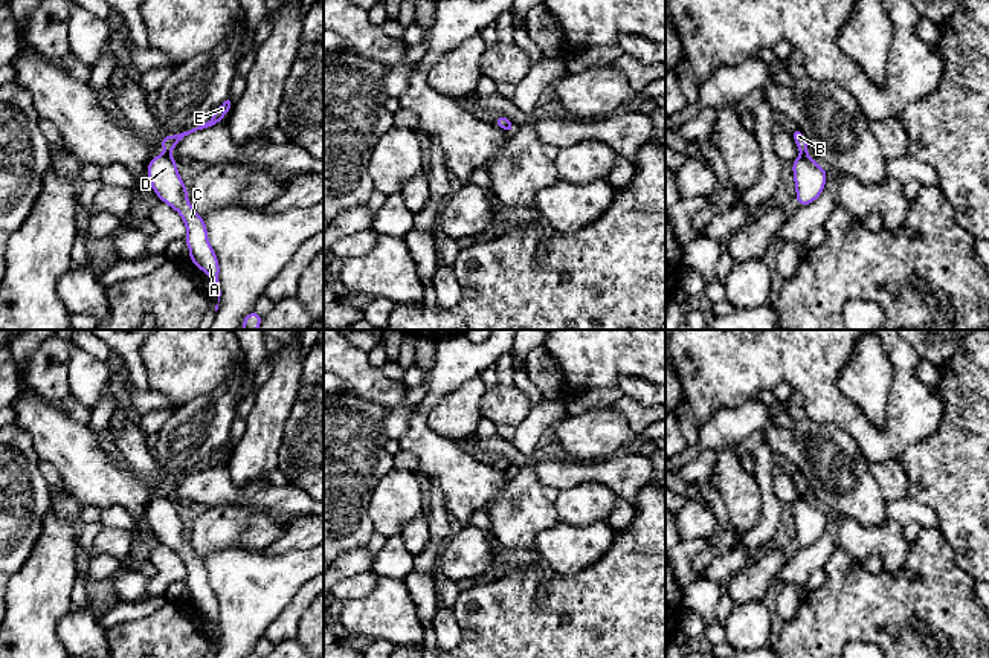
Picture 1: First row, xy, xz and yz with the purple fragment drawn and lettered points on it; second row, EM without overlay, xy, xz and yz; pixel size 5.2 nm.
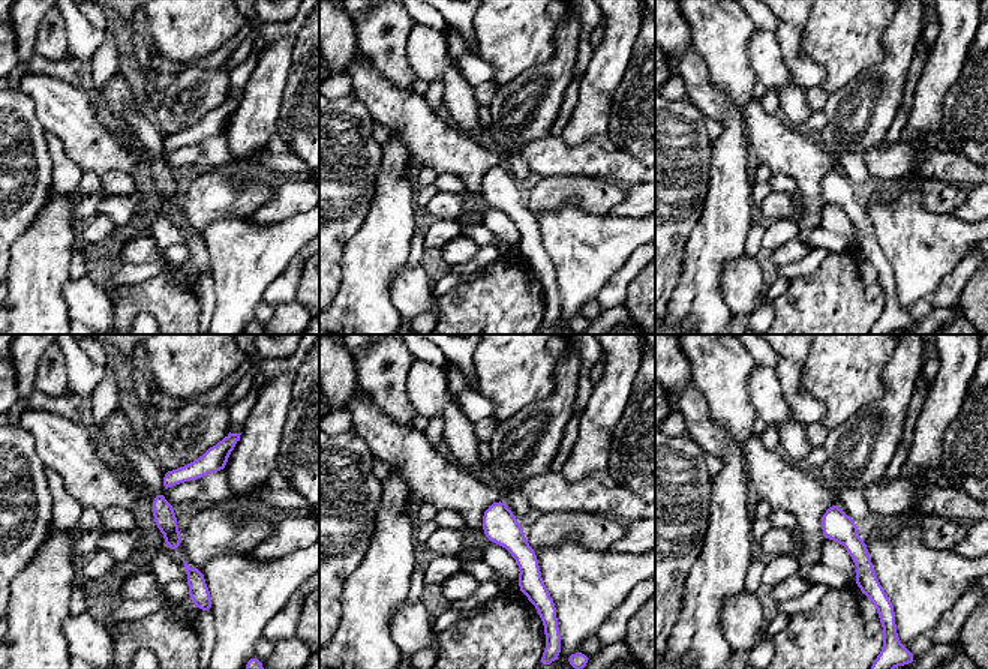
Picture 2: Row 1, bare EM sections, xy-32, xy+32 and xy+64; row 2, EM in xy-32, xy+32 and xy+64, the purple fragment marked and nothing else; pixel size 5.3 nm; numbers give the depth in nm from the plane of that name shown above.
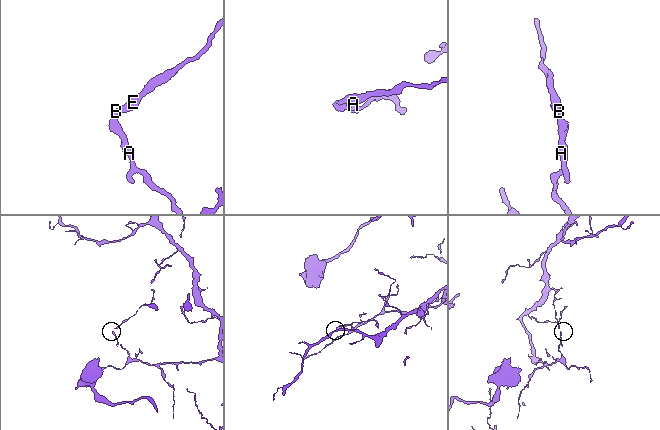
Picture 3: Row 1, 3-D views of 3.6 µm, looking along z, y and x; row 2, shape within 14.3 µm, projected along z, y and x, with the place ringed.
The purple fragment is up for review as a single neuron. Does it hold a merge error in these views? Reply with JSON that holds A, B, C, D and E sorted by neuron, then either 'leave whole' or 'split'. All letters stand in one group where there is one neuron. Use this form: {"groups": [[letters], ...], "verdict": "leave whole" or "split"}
{"groups": [["A", "C", "D"], ["B", "E"]], "verdict": "split"}

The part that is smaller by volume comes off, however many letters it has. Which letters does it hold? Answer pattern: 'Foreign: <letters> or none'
Foreign: B, E

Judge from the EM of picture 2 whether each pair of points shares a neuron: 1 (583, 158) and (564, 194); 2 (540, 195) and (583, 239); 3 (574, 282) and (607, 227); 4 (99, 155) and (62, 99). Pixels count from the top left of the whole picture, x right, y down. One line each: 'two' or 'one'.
1: two
2: two
3: one
4: one

